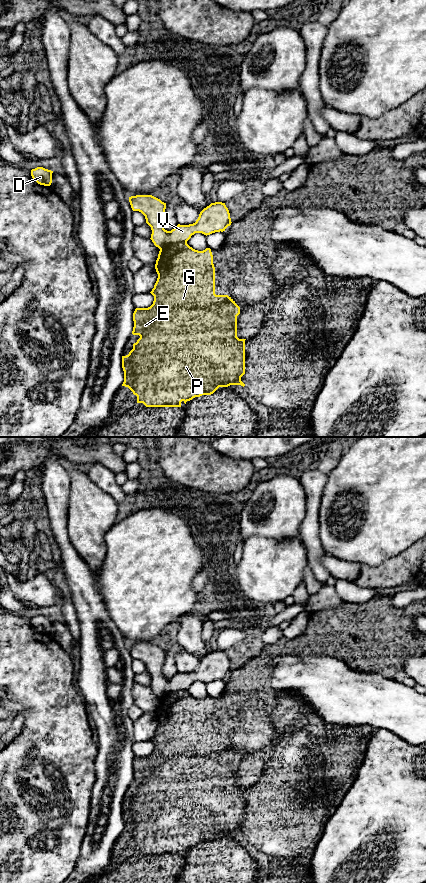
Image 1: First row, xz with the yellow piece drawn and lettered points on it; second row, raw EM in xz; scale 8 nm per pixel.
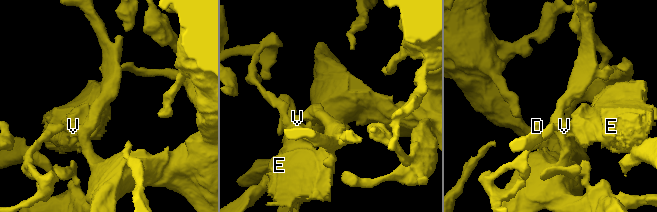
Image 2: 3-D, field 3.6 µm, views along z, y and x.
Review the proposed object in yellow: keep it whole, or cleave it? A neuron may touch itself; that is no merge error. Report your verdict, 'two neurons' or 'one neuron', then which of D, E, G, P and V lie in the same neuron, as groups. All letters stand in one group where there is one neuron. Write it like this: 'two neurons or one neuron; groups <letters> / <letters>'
two neurons; groups D V / E G P

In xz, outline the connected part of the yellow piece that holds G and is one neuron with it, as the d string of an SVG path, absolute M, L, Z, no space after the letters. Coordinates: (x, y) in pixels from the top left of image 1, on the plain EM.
M171 690L161 696L156 708L155 717L158 722L154 736L150 740L154 744L153 752L148 756L136 756L133 761L134 775L132 782L140 786L133 792L133 797L128 803L122 804L122 816L124 819L124 830L122 834L128 835L137 844L137 851L143 851L146 855L181 855L181 850L187 849L202 843L211 843L219 835L245 832L241 825L245 822L245 788L237 785L237 764L240 762L240 755L228 743L215 742L215 715L213 703L210 696L198 699L190 695L187 690Z

